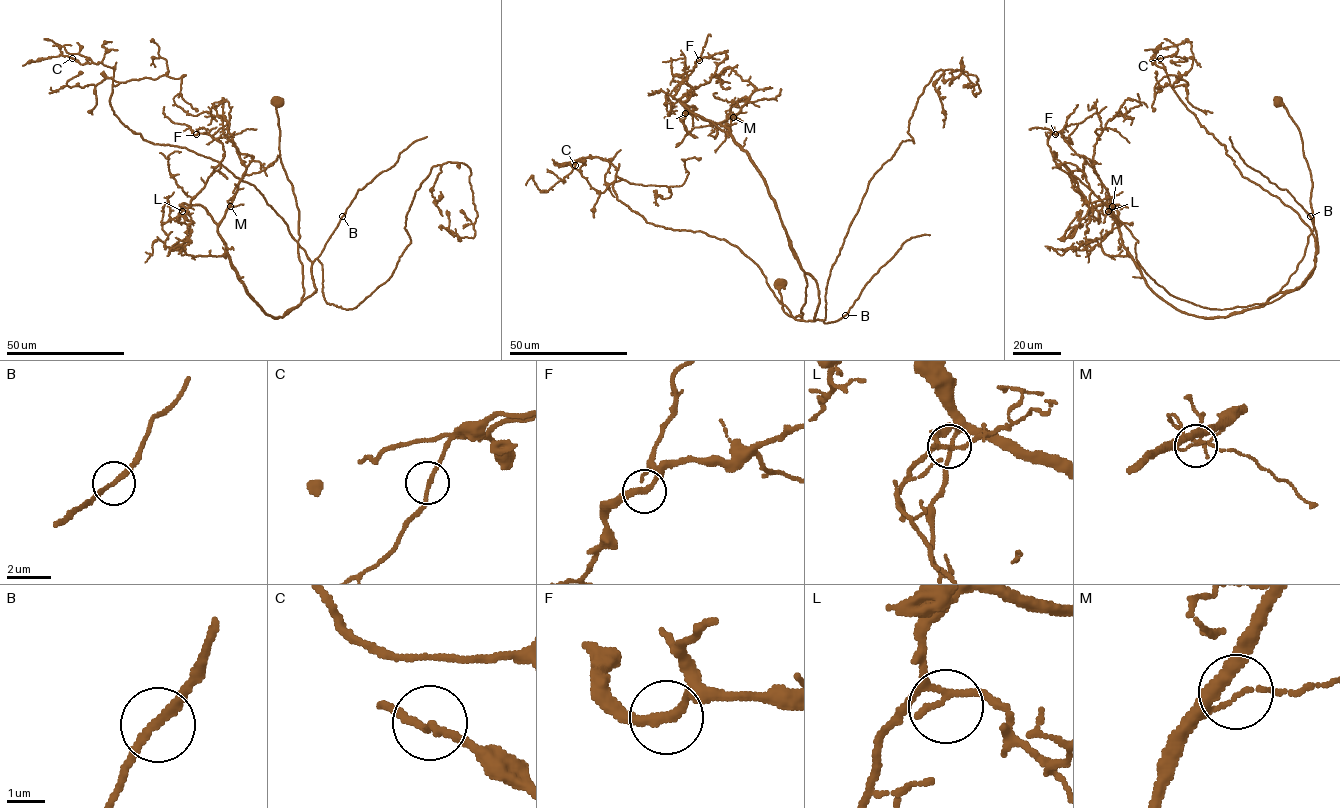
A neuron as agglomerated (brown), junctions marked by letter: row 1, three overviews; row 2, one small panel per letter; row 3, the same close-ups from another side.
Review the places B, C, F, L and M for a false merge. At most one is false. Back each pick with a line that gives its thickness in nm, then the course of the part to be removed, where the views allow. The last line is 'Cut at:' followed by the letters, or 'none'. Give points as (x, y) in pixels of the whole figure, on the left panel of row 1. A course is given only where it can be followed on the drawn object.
Cut at: none

